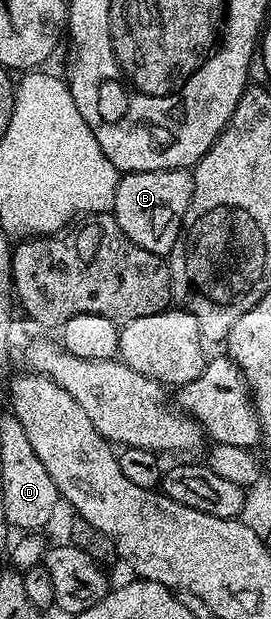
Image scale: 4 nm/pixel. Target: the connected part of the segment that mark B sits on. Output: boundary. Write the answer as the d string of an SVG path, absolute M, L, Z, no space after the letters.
M186 169L125 173L120 178L110 213L135 245L167 258L180 234L192 198L192 174Z

